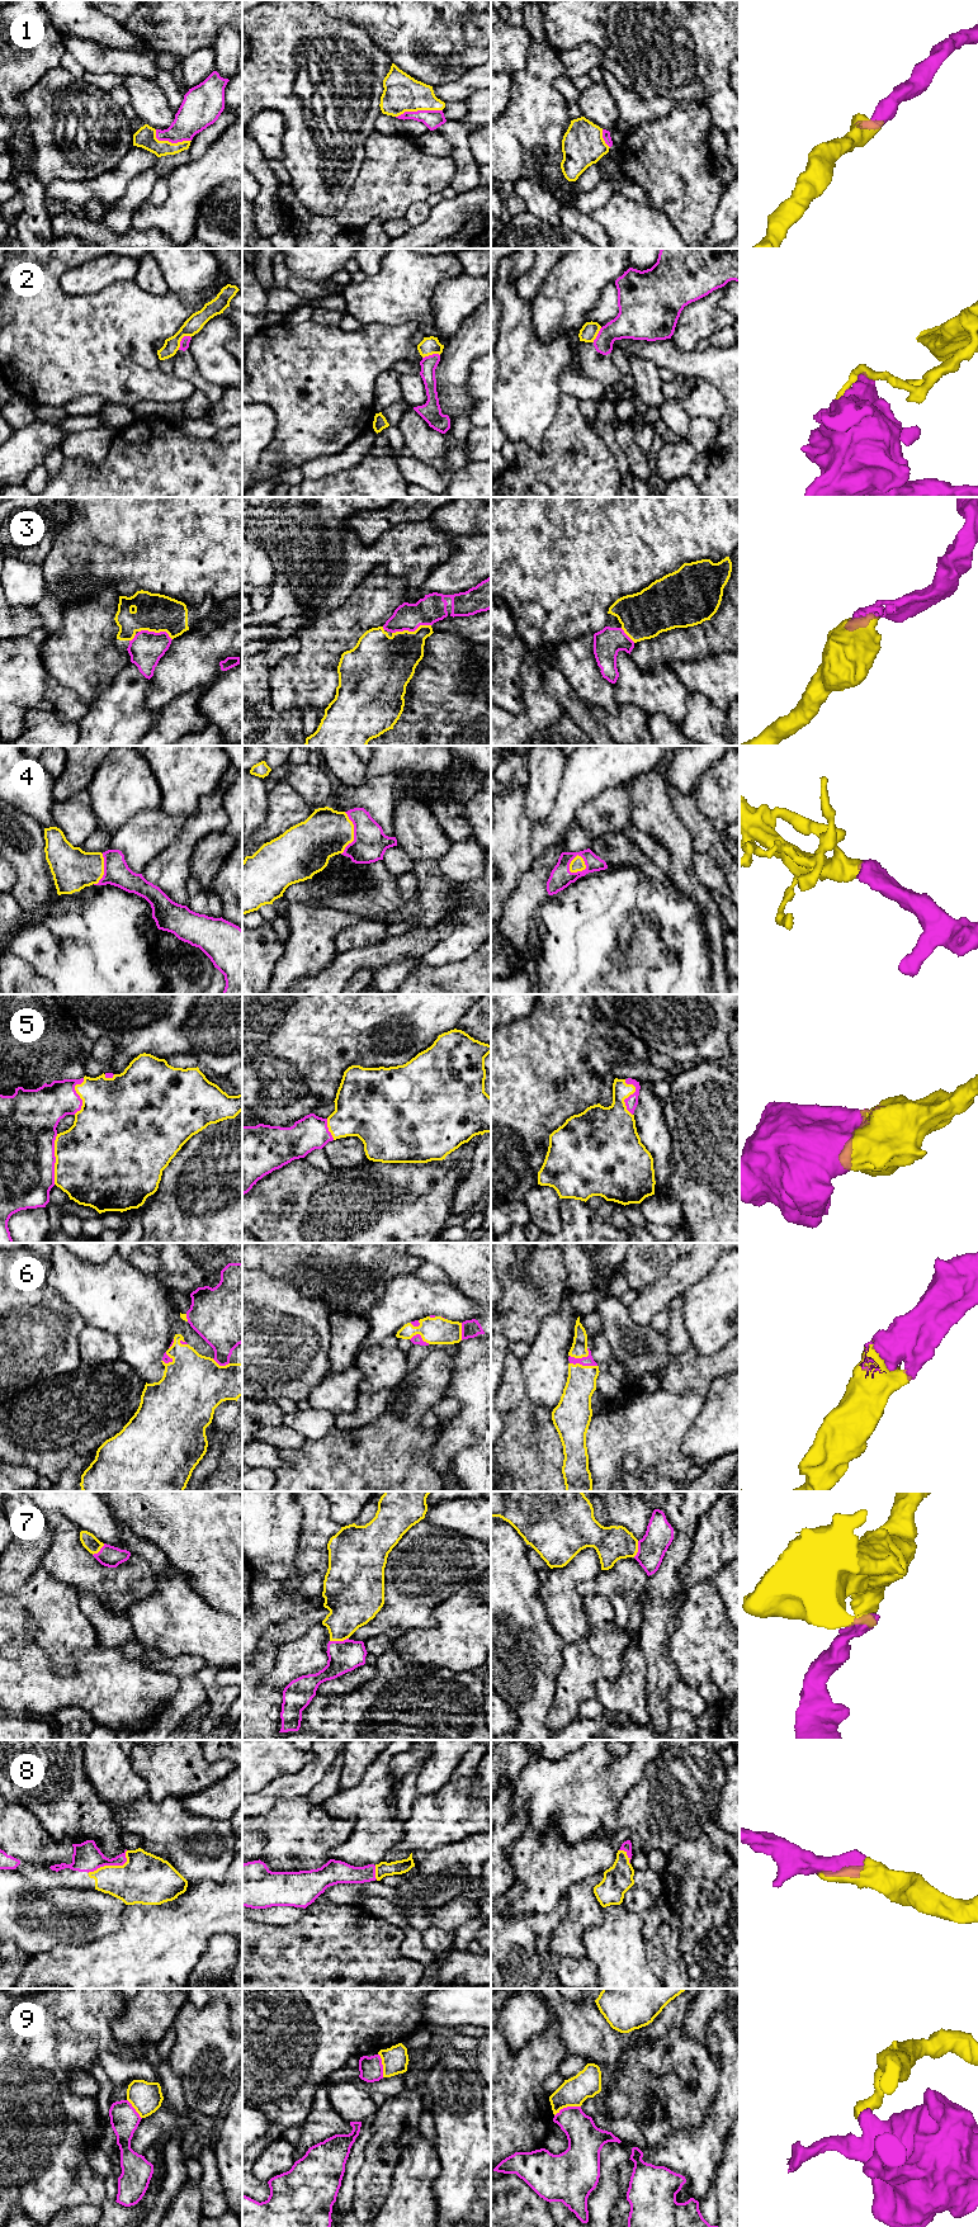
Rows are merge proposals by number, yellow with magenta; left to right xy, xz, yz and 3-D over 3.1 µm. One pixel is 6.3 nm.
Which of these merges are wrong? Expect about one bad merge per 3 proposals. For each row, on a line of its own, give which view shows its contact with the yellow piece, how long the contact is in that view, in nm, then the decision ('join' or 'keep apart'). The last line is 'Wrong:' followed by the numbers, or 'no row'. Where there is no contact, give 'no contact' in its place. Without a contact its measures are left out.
1: xz | 300 nm | join
2: xy | 120 nm | keep apart
3: xz | 260 nm | join
4: yz | 130 nm | join
5: xy | 320 nm | join
6: yz | 180 nm | join
7: xz | 120 nm | join
8: xy | 300 nm | join
9: yz | 180 nm | keep apart
Wrong: 2, 9

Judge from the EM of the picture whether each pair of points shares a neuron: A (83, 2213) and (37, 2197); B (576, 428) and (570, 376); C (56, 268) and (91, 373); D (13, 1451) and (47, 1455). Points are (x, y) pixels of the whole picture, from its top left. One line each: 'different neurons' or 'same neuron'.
A: different neurons
B: different neurons
C: same neuron
D: same neuron

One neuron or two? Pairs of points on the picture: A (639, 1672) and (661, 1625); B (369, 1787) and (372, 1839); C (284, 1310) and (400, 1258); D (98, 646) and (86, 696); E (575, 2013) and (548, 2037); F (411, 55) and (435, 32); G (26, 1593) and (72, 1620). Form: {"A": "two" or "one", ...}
{"A": "two", "B": "one", "C": "two", "D": "one", "E": "two", "F": "one", "G": "one"}

